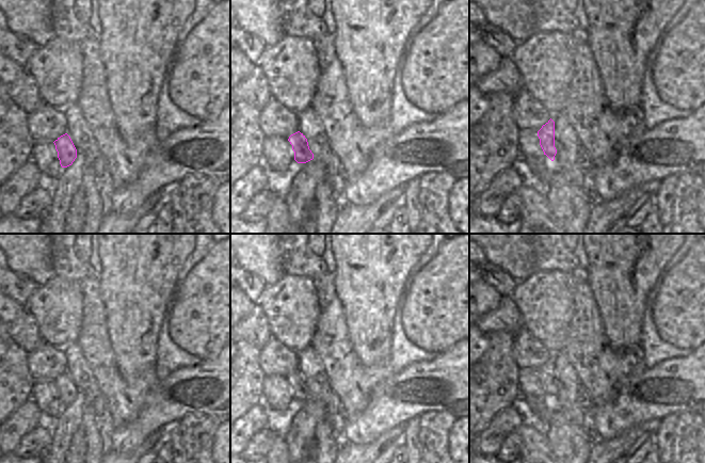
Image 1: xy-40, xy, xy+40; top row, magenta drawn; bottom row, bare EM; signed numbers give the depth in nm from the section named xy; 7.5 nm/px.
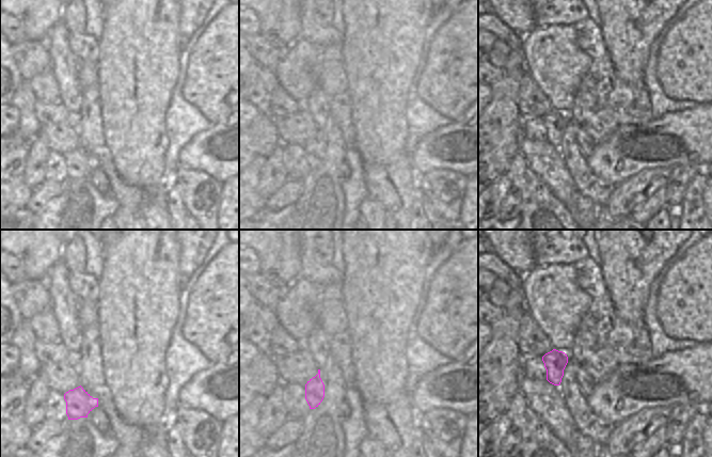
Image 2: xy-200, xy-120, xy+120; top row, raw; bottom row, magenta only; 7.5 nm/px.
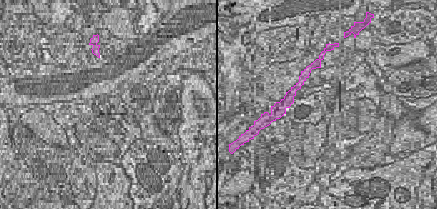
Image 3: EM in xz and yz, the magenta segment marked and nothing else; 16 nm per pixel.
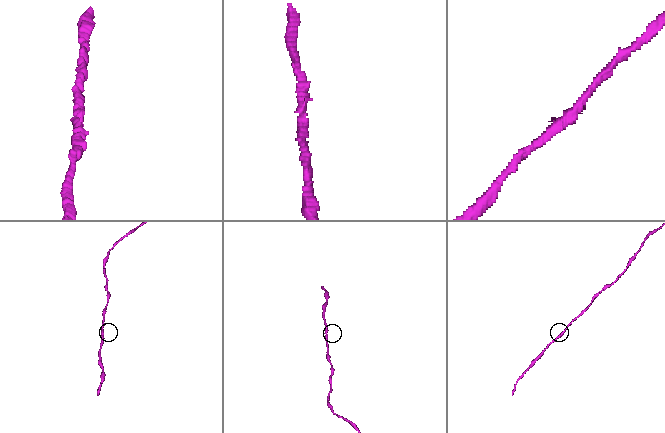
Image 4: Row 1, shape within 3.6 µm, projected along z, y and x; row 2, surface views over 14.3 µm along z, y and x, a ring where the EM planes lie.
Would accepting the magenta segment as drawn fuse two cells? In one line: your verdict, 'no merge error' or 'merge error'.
no merge error

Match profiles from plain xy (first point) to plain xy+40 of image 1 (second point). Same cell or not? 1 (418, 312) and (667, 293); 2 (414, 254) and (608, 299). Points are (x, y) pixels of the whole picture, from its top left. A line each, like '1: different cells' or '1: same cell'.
1: same cell
2: same cell

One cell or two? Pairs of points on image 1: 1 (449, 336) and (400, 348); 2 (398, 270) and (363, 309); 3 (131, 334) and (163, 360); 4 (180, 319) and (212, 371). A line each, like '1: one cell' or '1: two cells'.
1: two cells
2: one cell
3: two cells
4: two cells

